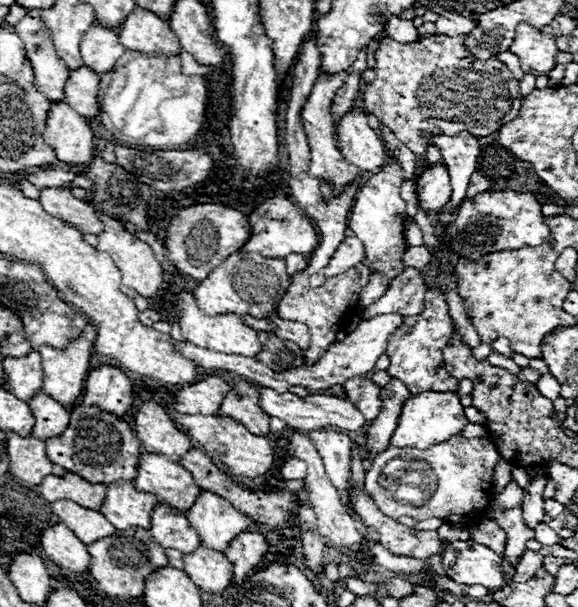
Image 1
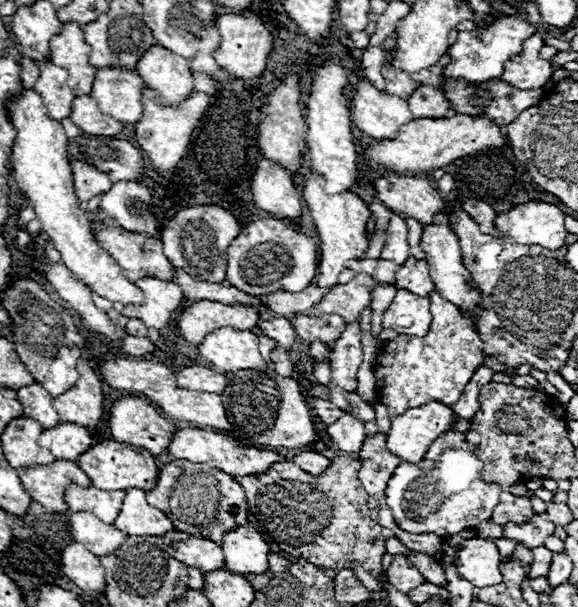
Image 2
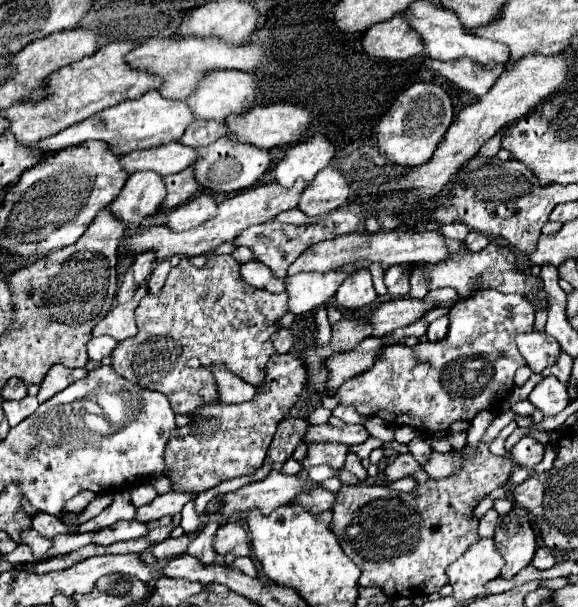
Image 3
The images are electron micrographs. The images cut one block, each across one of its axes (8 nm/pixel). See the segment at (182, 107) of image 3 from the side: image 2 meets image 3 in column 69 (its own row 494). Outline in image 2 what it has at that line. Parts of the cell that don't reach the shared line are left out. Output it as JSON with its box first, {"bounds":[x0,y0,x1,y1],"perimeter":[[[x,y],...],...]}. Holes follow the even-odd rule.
{"bounds":[114,490,174,536],"perimeter":[[[126,490],[126,500],[114,526],[126,536],[164,536],[174,530],[172,520],[148,504],[144,490]]]}

